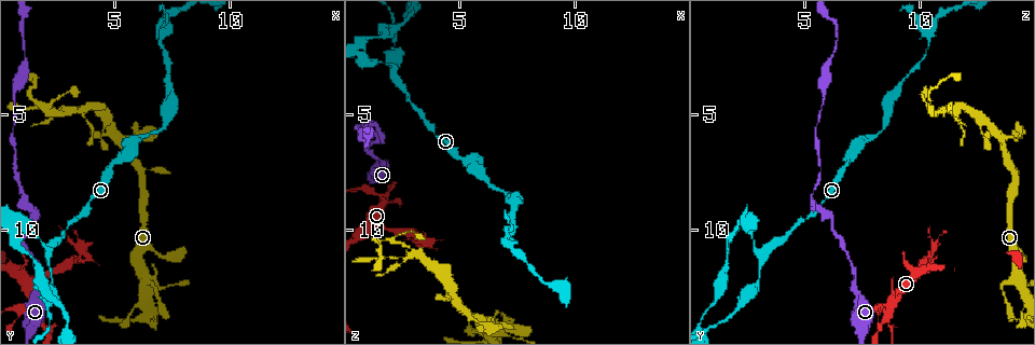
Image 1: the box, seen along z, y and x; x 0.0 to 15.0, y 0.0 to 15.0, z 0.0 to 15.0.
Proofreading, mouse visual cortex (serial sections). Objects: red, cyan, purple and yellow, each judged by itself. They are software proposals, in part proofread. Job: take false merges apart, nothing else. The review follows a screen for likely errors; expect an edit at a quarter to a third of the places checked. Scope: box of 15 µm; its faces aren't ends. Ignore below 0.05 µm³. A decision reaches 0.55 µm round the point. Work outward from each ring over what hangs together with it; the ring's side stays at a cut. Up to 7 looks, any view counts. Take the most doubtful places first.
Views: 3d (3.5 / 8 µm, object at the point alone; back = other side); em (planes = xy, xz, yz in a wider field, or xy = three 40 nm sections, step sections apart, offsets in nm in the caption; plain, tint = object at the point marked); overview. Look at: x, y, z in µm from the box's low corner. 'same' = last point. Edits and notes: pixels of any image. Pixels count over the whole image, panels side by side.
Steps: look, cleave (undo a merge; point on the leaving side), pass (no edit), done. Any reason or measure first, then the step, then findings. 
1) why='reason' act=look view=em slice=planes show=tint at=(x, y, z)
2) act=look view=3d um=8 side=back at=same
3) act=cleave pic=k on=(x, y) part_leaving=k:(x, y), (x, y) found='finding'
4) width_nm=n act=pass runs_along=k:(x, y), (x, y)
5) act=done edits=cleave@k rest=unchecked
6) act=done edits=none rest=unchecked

act=look view=3d um=3.5 at=(3.3, 11.3, 10.5)

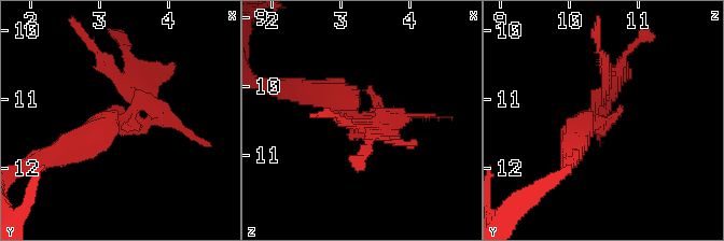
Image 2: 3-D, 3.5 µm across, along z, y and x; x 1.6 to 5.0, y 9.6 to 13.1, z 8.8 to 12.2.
act=look view=em slice=planes show=plain at=(3.20, 11.35, 10.45)

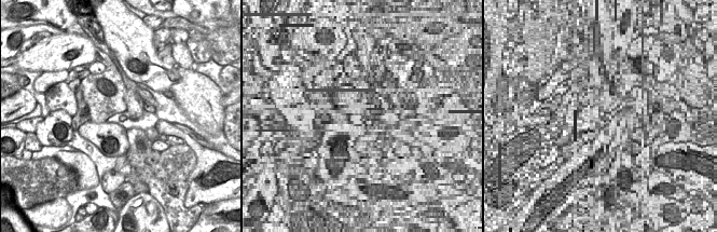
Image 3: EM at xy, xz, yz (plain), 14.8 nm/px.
why='with the object marked' act=look view=em slice=planes show=tint at=same

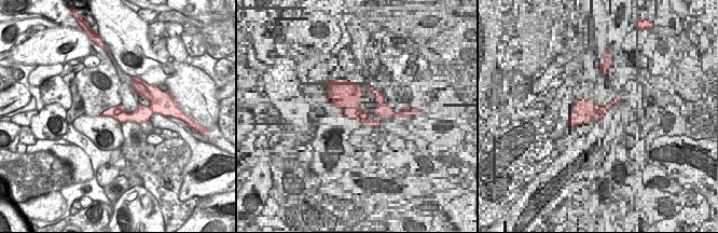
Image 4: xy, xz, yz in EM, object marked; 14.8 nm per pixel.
act=cleave pic=2 on=(148, 75) part_leaving=2:(142, 103), (110, 28) found='a second cell is stuck on'

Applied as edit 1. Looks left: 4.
act=look view=overview

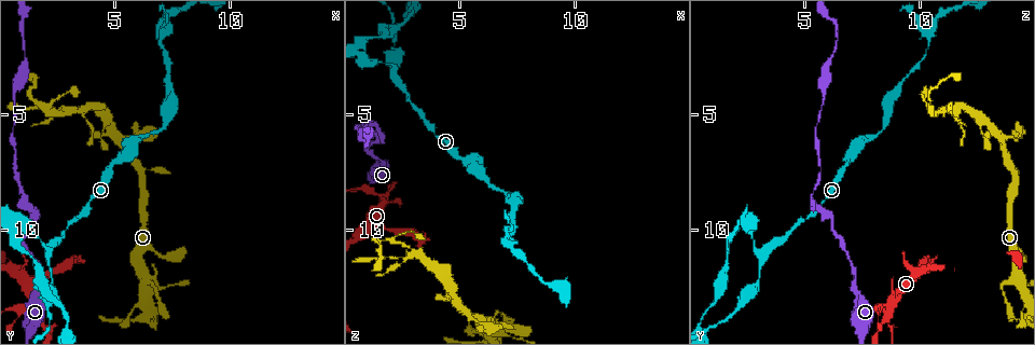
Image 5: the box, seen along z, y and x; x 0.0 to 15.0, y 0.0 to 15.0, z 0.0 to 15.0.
act=look view=3d um=3.5 at=(2.1, 11.0, 3.1)

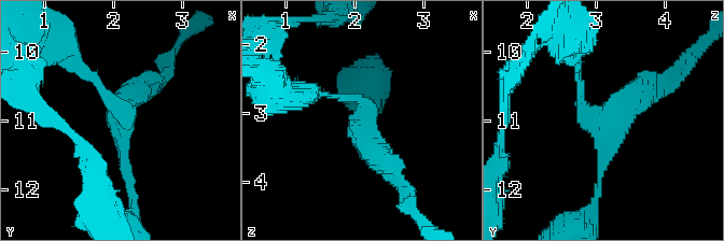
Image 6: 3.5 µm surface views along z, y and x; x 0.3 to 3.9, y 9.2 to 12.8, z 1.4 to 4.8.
arms=3 arm_widths_nm=150,150,350 act=look view=em slice=planes show=tint at=(2.10, 10.95, 3.10)

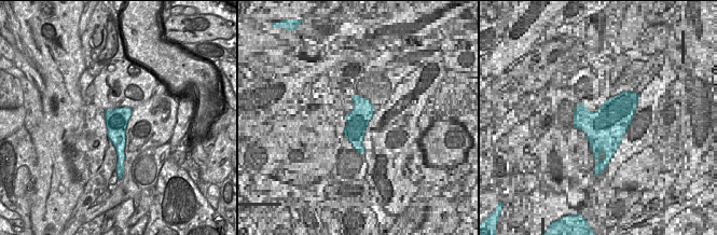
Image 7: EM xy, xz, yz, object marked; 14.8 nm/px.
act=pass found='all the same cell'

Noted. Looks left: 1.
act=done edits=cleave@2 rest=unchecked

